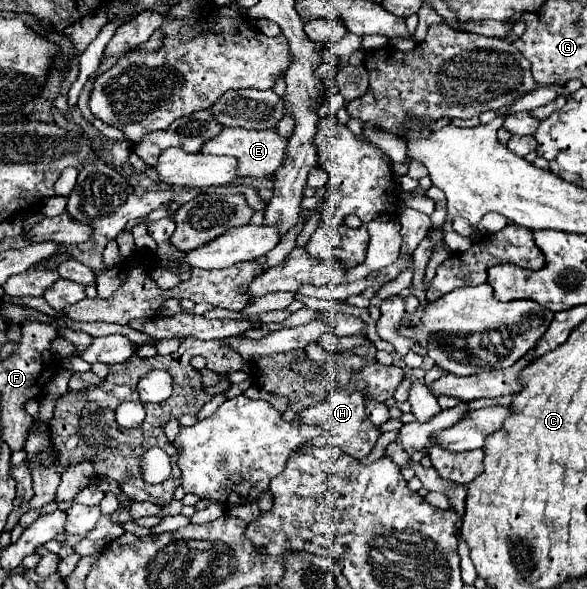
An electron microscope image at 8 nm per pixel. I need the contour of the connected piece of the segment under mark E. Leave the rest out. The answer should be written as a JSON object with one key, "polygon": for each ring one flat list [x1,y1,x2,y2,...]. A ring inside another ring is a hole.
{"polygon":[[224,128,218,136,204,144,202,154,214,156,234,156,238,160,238,176,266,178,274,174,280,164,284,164,288,140,278,136,276,130,242,130,242,128]]}

